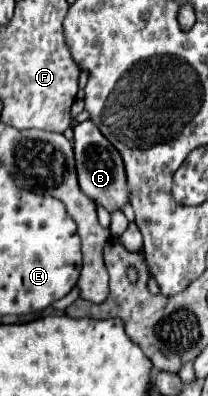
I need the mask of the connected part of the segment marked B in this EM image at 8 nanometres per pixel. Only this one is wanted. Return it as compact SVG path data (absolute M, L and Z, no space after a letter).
M90 120L74 126L74 158L76 158L78 186L94 204L106 208L112 214L130 202L130 192L126 188L124 160L120 152L102 136L102 132Z

